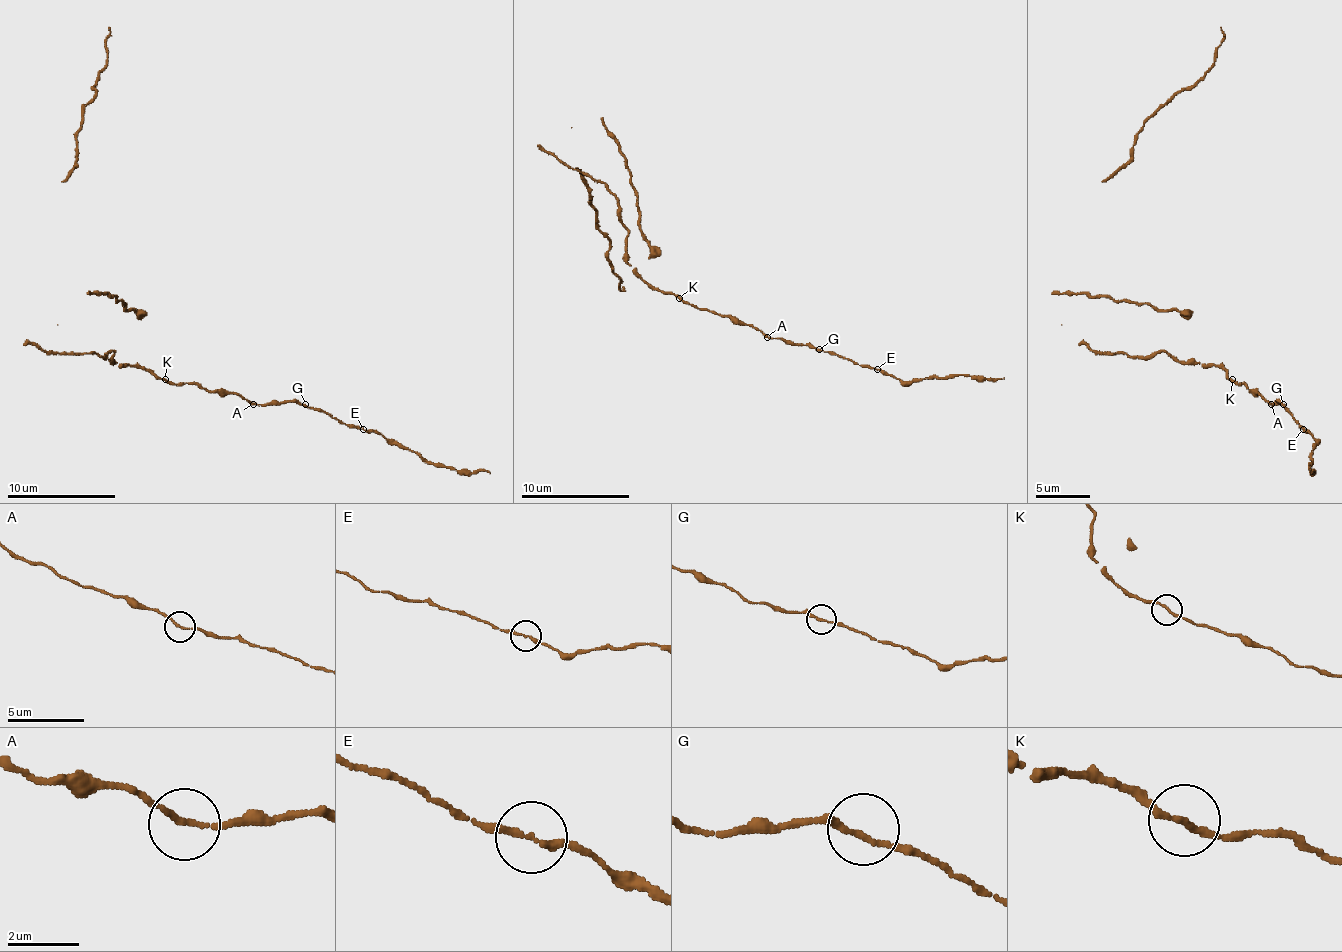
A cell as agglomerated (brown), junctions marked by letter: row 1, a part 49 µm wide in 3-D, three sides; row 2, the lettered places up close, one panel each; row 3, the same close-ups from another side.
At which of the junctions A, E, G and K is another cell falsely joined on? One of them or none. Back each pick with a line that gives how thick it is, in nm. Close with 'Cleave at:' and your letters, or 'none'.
Cleave at: none

